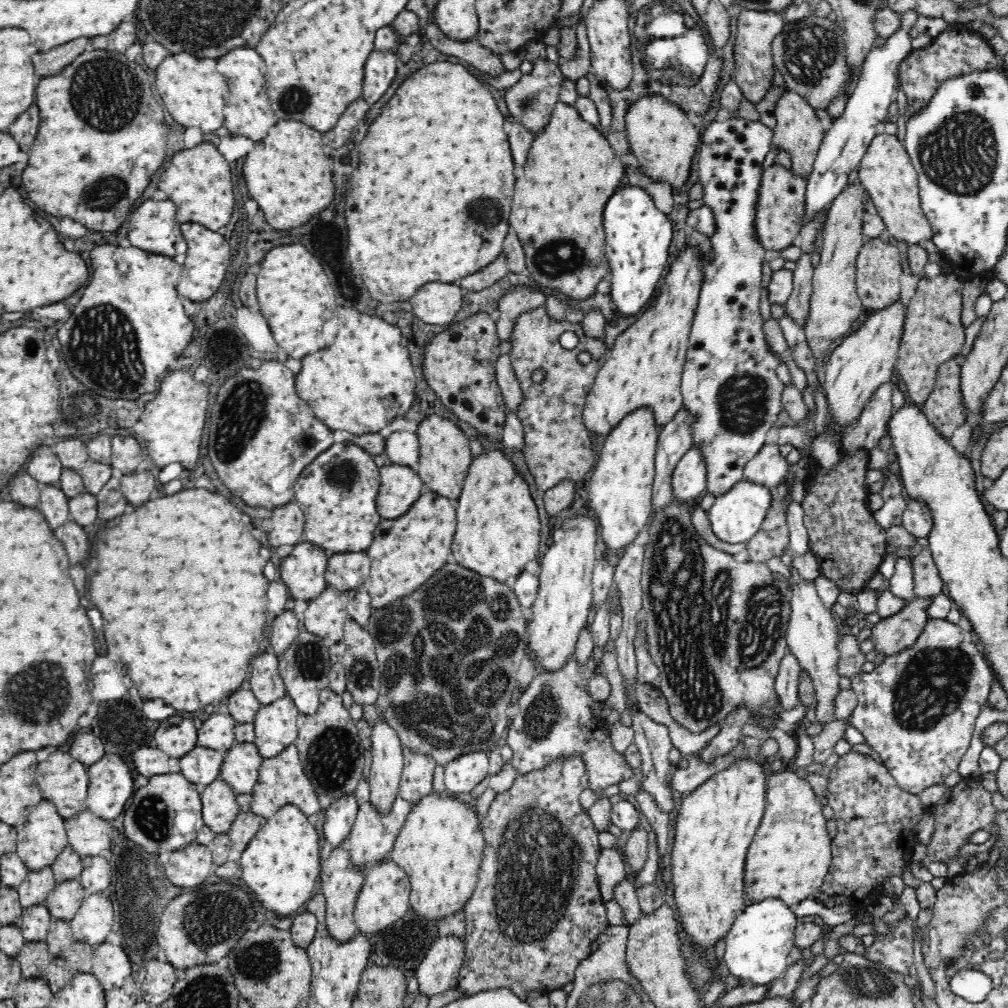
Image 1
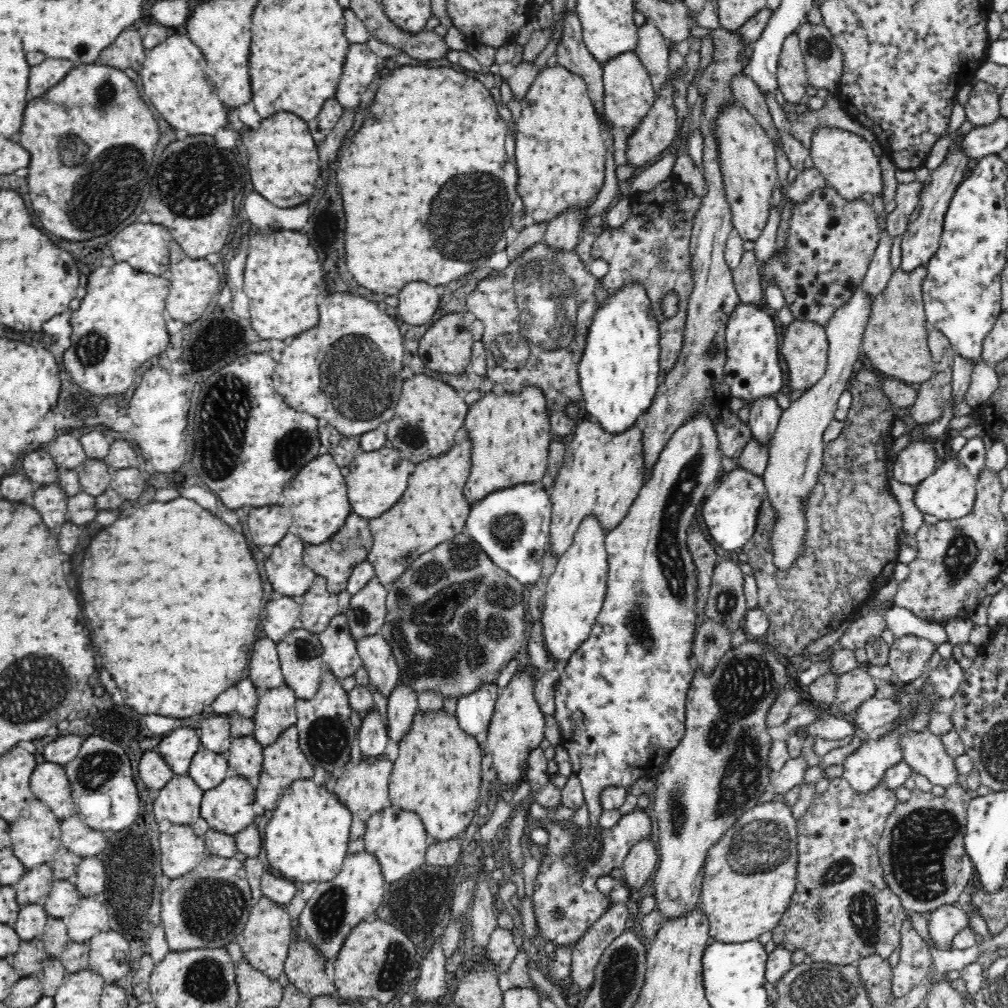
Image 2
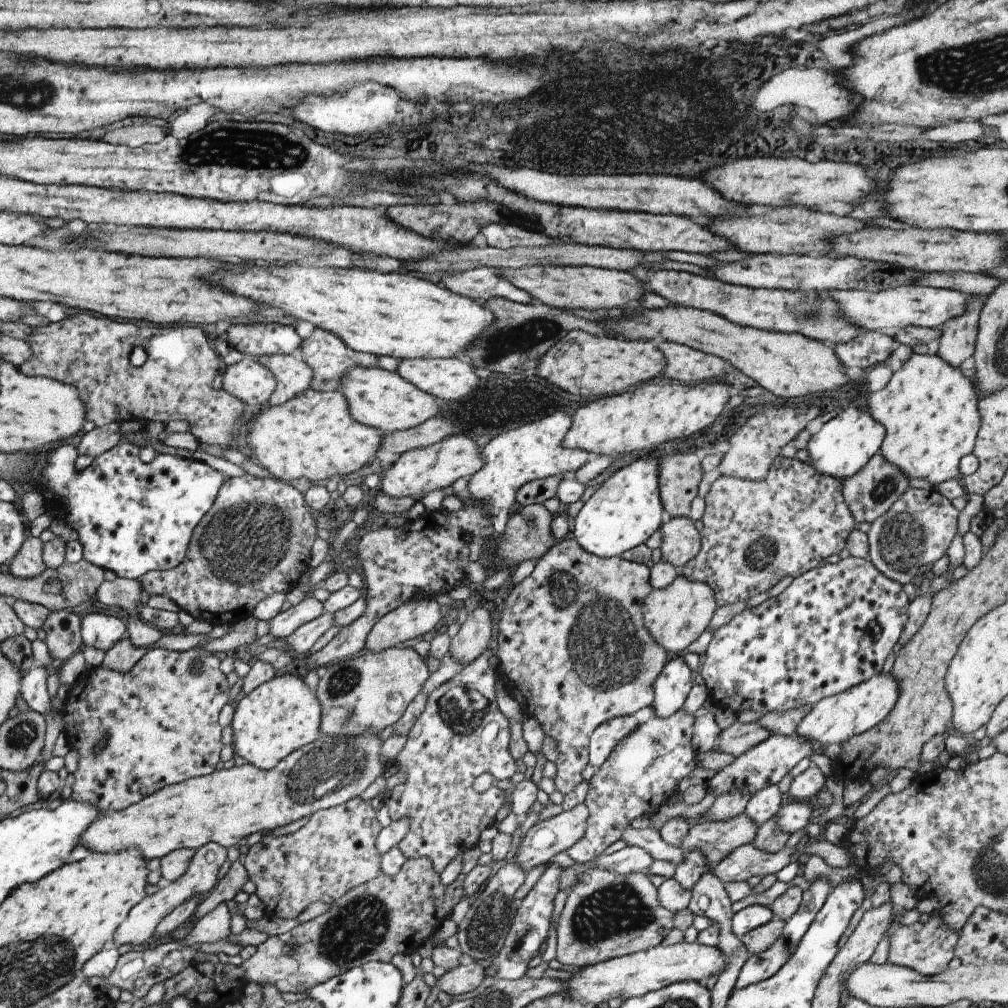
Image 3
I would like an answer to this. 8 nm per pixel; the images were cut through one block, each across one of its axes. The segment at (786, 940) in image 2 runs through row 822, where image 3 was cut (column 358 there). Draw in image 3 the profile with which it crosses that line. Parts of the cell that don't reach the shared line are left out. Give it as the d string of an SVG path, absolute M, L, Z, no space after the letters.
M356 797L344 804L316 811L294 833L279 837L263 836L257 844L251 846L241 861L246 867L249 879L256 884L255 893L266 904L265 916L296 919L312 902L331 903L354 887L366 884L381 874L382 855L377 849L376 839L383 827L376 819L375 810L371 801Z

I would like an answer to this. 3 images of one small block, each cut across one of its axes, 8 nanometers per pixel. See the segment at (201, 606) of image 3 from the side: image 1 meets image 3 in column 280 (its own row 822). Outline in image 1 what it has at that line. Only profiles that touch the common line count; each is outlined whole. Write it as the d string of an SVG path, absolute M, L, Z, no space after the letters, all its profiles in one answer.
M563 757L554 760L548 767L524 774L517 775L513 785L506 791L498 793L492 801L488 812L480 820L485 842L482 862L479 868L476 888L472 892L470 900L464 906L465 914L465 956L460 974L457 977L457 984L460 996L474 996L477 992L496 989L509 988L520 1000L526 1000L526 996L532 990L553 991L560 989L566 983L572 983L575 978L578 964L592 952L590 944L598 940L602 932L611 928L612 925L606 919L605 903L602 901L597 872L595 866L601 851L599 843L599 830L594 826L593 820L588 811L584 811L578 798L582 790L589 788L588 773L584 769L584 761L580 757Z

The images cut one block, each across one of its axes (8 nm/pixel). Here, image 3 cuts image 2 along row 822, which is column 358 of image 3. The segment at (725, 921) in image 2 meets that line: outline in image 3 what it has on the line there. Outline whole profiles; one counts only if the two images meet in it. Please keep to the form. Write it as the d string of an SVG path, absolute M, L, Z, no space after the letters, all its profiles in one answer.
M364 731L361 735L354 736L321 734L315 741L285 756L270 770L262 770L245 762L242 766L216 769L209 775L166 785L128 808L100 814L89 824L79 844L99 853L115 853L136 846L148 861L152 858L161 859L179 848L199 849L208 843L218 843L228 849L254 832L292 824L298 818L310 816L320 809L329 809L360 797L360 794L386 770L386 762L380 757L383 743L380 735L372 731Z

